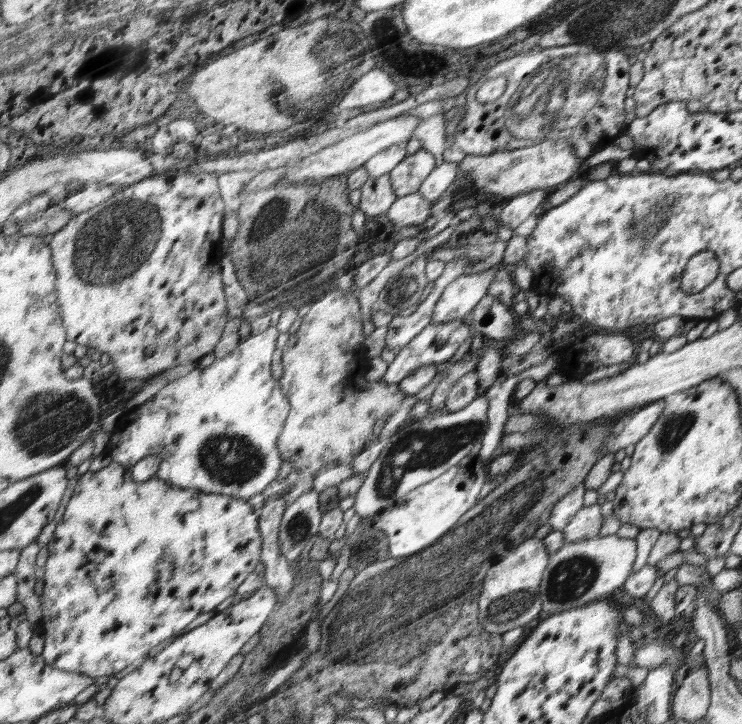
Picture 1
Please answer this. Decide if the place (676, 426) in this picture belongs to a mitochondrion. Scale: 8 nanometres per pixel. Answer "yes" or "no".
yes

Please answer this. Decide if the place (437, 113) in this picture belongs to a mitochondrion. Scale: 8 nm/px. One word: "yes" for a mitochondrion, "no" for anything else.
no

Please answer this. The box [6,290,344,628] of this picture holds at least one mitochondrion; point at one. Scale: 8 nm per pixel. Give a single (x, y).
(48, 424)

